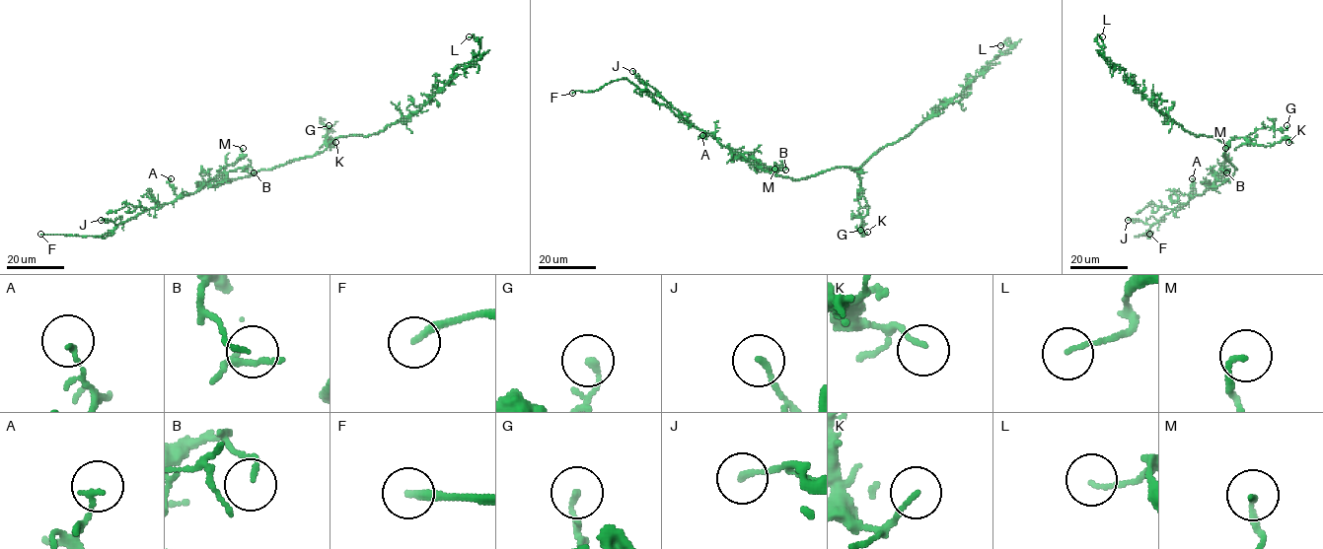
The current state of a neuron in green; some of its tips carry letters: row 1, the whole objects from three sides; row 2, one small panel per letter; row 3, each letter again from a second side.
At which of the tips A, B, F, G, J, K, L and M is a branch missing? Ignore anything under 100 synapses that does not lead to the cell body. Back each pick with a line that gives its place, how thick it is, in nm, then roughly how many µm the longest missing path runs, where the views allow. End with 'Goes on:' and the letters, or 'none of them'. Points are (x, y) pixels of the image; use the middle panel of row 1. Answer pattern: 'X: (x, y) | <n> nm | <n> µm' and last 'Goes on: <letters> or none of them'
F: (572, 93) | 220 nm | 5 µm
Goes on: F

